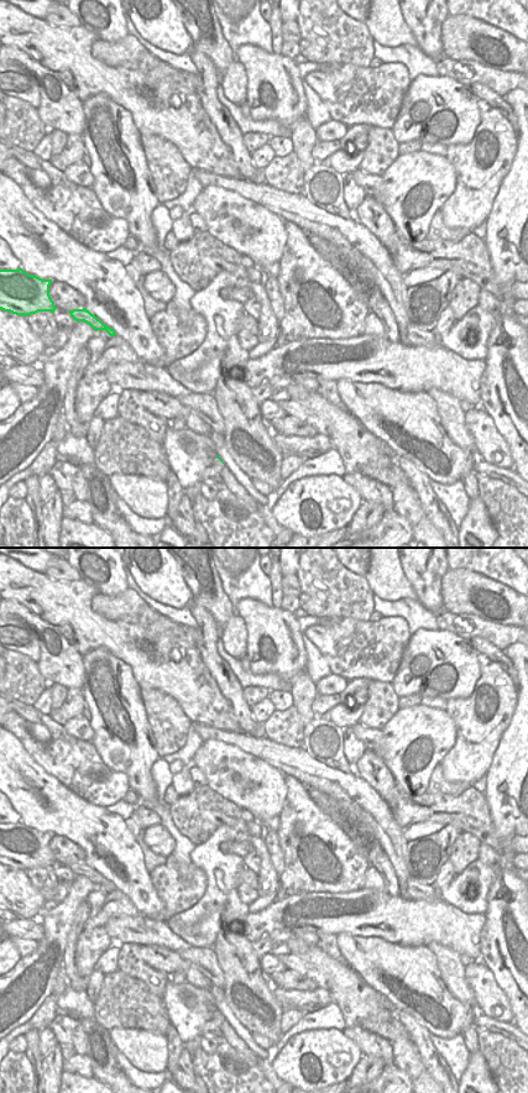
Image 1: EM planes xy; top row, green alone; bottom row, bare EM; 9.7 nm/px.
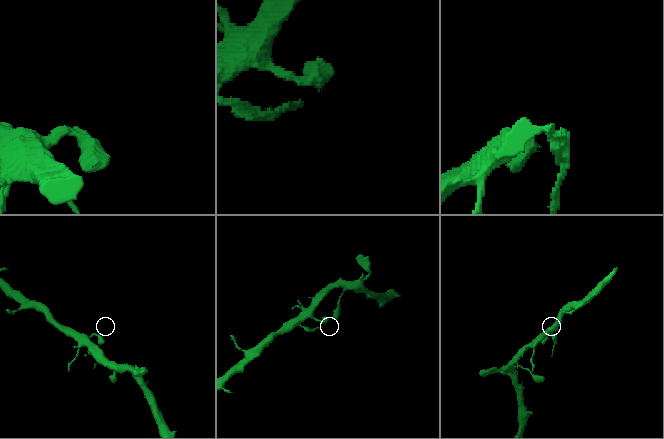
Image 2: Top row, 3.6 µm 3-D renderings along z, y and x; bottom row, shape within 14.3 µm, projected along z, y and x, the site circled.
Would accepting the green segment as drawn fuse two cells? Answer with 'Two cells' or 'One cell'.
Two cells.

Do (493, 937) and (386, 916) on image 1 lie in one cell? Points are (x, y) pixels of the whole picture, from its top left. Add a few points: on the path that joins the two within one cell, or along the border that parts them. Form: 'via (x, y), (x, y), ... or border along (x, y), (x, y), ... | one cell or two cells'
border along (485, 914), (479, 958) | two cells

